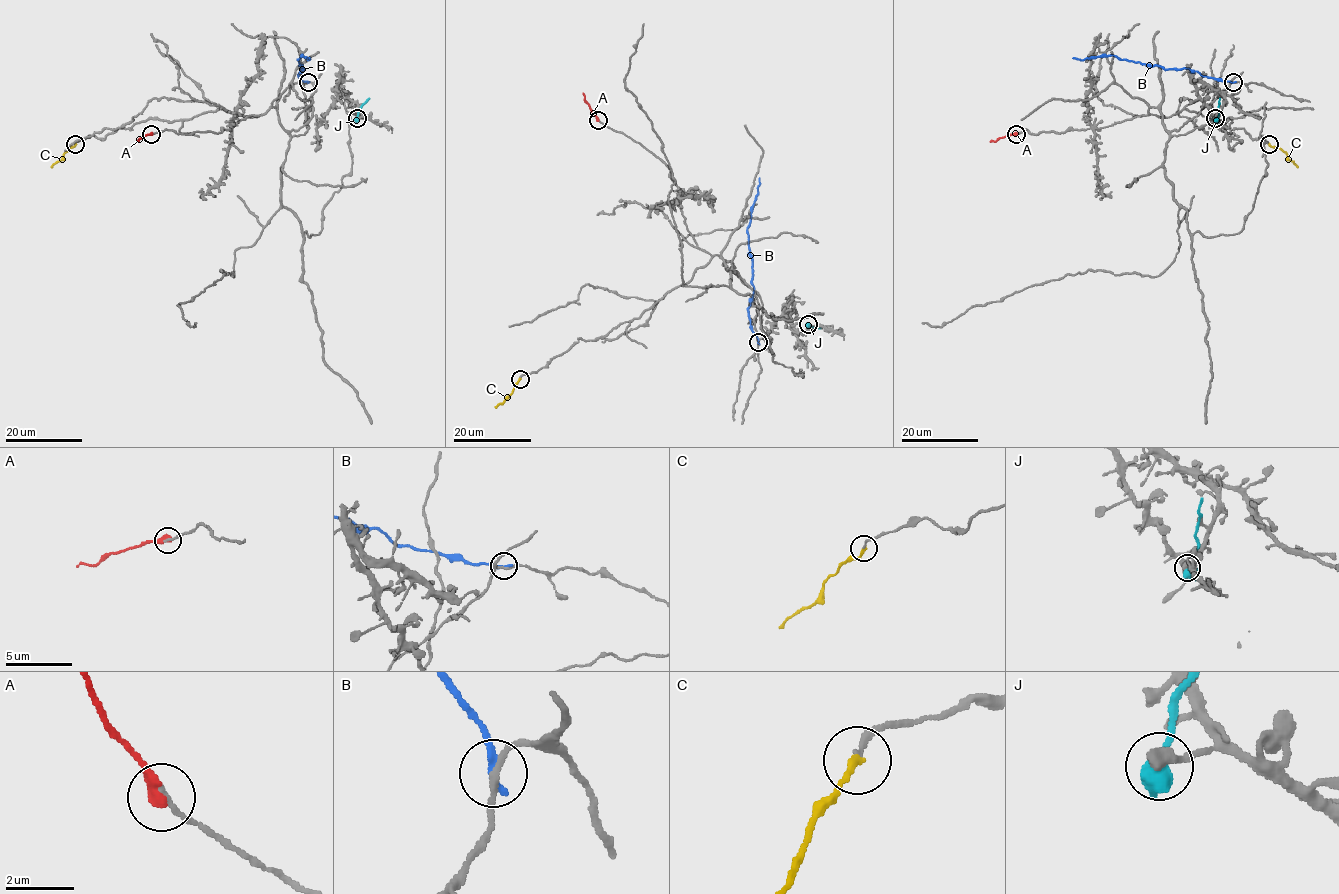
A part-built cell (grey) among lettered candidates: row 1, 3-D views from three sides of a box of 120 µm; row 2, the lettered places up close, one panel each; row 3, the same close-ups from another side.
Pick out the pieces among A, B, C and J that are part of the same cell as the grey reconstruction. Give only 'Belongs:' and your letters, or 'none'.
Belongs: A

